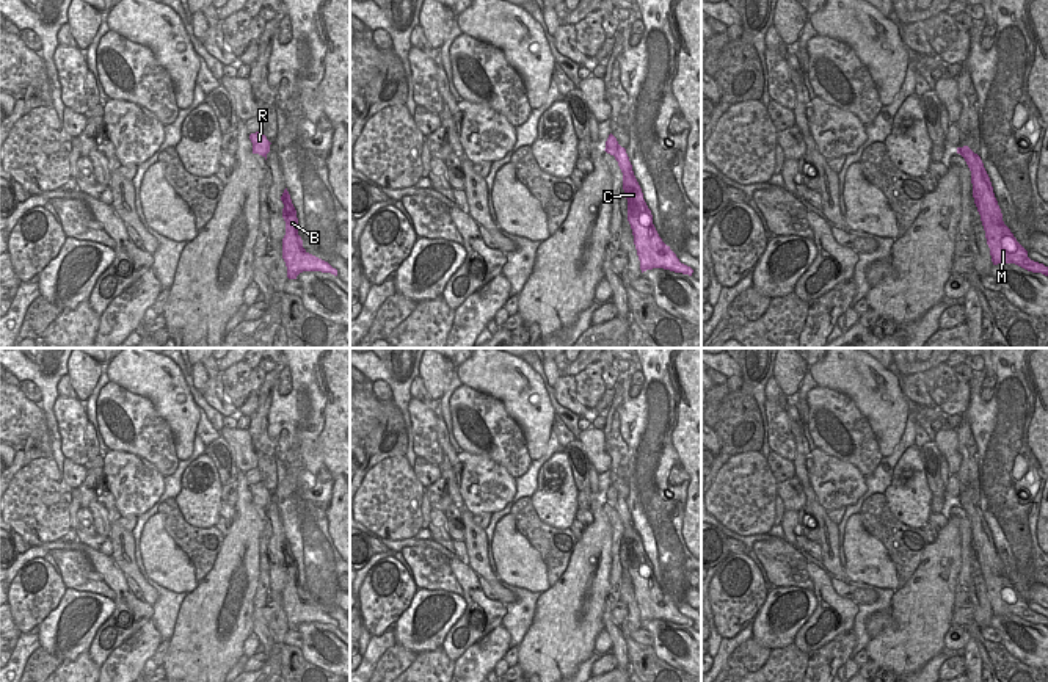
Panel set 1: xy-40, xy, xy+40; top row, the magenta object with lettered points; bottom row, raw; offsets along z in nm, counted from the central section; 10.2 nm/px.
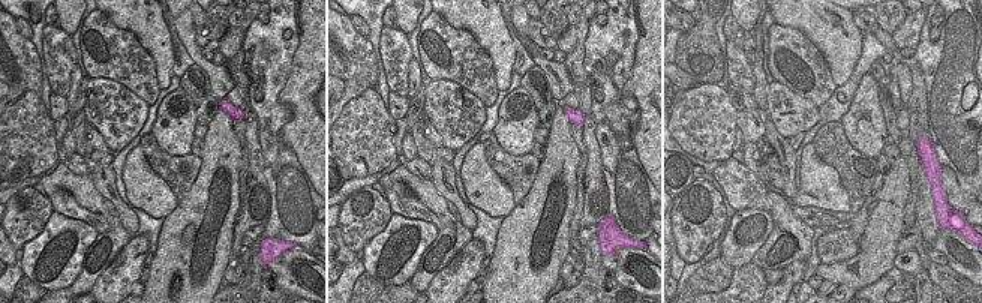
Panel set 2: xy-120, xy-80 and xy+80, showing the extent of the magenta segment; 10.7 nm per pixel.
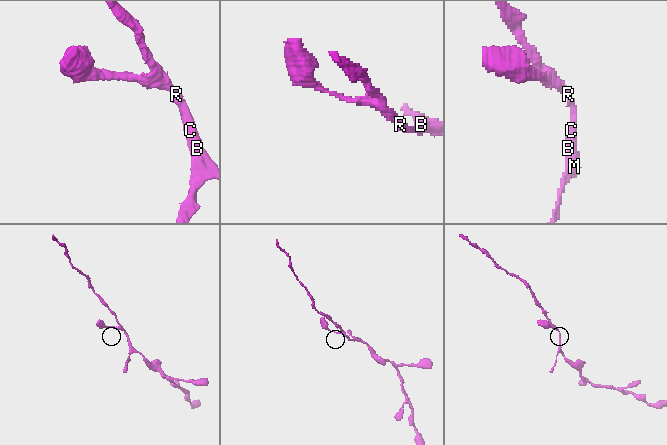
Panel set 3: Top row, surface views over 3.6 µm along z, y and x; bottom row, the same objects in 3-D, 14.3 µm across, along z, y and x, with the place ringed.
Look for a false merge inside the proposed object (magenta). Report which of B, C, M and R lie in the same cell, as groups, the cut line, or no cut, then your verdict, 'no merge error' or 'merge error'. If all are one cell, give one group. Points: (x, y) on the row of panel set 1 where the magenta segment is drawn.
B C M R; no cut; no merge error

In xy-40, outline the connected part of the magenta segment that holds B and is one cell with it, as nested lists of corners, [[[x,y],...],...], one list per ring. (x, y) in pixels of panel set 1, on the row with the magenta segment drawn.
[[[287,188],[284,190],[281,201],[284,204],[282,218],[286,221],[286,235],[282,238],[282,259],[287,267],[287,278],[297,279],[303,271],[322,271],[337,276],[337,270],[328,262],[309,254],[303,248],[303,240],[298,235],[297,210],[292,204]]]

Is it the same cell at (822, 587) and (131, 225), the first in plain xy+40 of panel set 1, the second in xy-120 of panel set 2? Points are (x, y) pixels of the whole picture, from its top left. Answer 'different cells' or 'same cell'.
different cells

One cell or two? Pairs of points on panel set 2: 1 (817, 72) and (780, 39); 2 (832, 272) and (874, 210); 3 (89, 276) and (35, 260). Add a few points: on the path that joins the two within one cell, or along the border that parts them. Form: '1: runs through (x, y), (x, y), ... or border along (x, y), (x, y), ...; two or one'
1: runs through (808, 65), (789, 48); one
2: runs through (850, 264), (874, 242), (874, 228); one
3: border along (93, 240), (84, 255), (81, 272), (68, 287); two

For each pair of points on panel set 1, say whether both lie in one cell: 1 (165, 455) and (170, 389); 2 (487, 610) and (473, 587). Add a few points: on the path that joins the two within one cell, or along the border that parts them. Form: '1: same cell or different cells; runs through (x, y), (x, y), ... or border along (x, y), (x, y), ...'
1: different cells; border along (141, 395), (149, 400), (170, 428), (176, 458)
2: same cell; runs through (480, 604), (473, 591)

